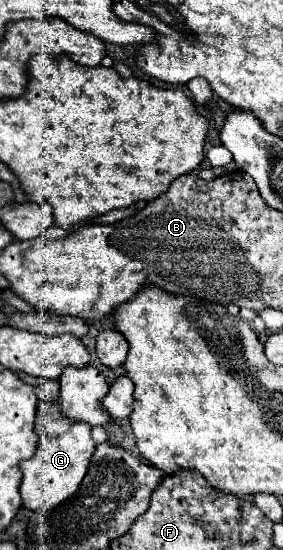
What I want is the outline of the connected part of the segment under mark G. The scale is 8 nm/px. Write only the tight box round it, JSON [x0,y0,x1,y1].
[20,403,96,511]

